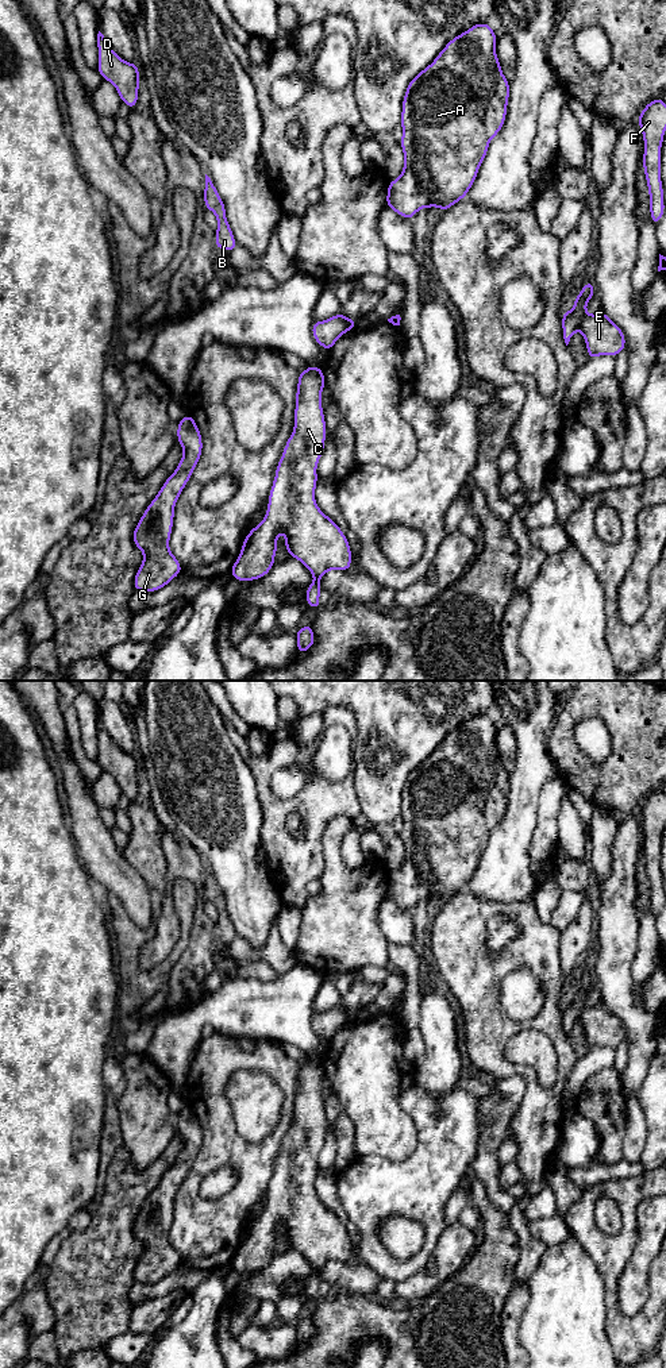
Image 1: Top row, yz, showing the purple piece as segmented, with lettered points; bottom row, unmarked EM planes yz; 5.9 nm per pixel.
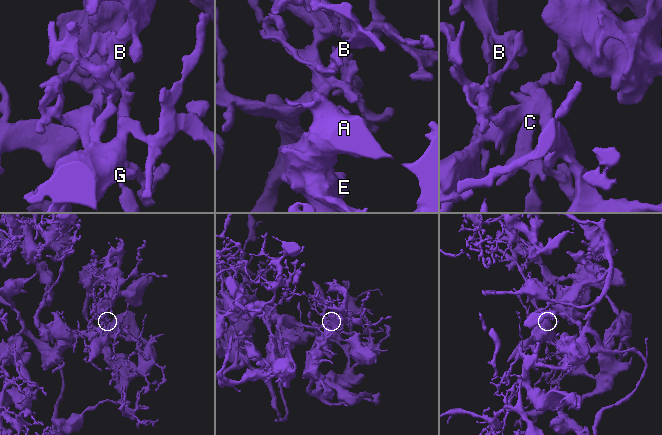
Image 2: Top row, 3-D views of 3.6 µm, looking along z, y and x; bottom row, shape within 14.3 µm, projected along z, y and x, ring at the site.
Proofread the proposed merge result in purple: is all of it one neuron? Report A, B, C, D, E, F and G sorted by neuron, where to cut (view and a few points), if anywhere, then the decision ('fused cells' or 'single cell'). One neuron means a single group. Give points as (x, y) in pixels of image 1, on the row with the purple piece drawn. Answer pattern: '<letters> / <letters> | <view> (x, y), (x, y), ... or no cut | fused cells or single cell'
A B C D E F G | no cut | single cell

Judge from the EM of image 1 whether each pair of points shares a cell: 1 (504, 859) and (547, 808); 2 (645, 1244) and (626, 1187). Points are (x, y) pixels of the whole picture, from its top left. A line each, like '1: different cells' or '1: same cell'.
1: different cells
2: different cells

